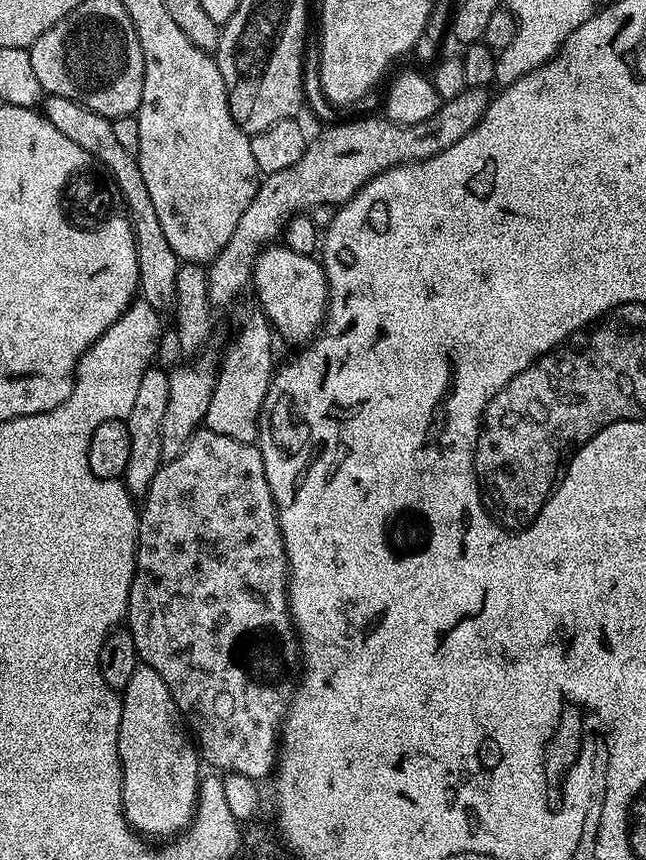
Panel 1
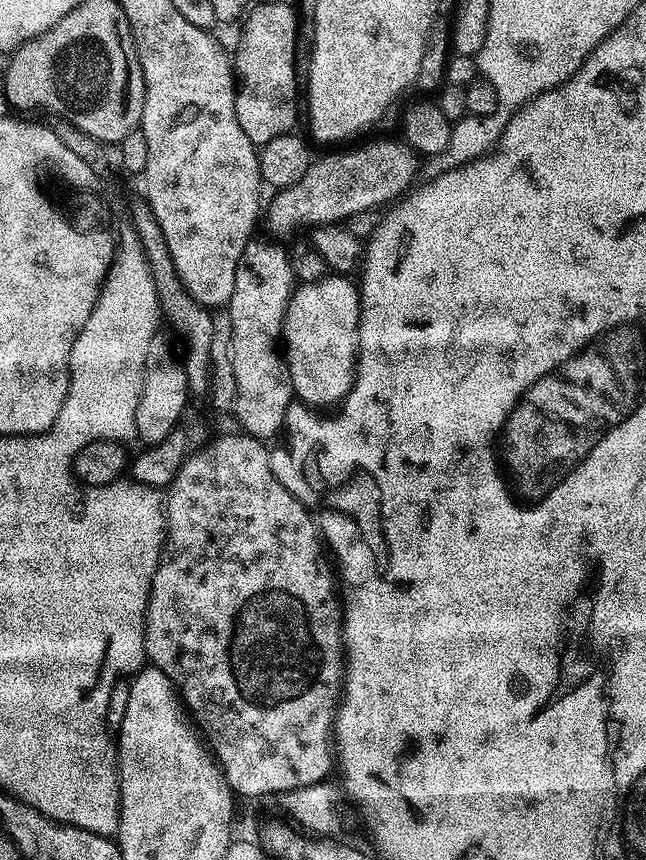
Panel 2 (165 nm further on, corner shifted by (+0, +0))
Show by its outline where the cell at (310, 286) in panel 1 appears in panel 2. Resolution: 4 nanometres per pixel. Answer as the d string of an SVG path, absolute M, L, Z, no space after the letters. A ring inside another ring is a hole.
M327 274L320 281L314 284L303 284L295 289L292 293L292 301L288 304L287 314L284 316L284 330L282 333L282 355L284 361L288 364L288 373L292 379L292 391L295 399L301 404L308 405L313 410L324 410L331 404L339 405L348 398L348 392L352 389L352 384L356 381L356 361L358 359L358 349L360 347L360 290L355 283L352 284L347 275L344 274Z

